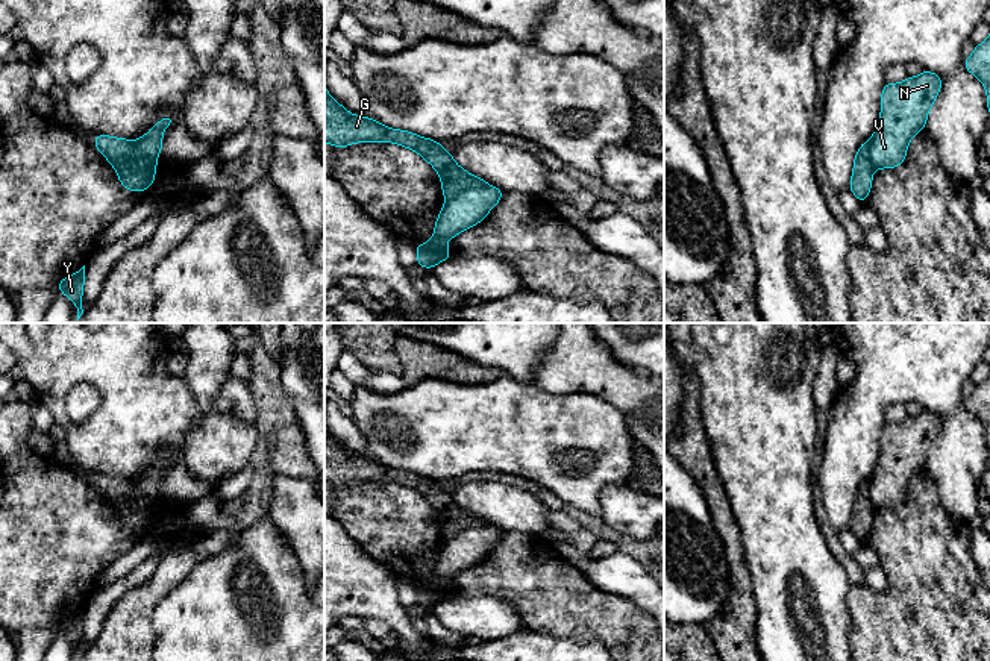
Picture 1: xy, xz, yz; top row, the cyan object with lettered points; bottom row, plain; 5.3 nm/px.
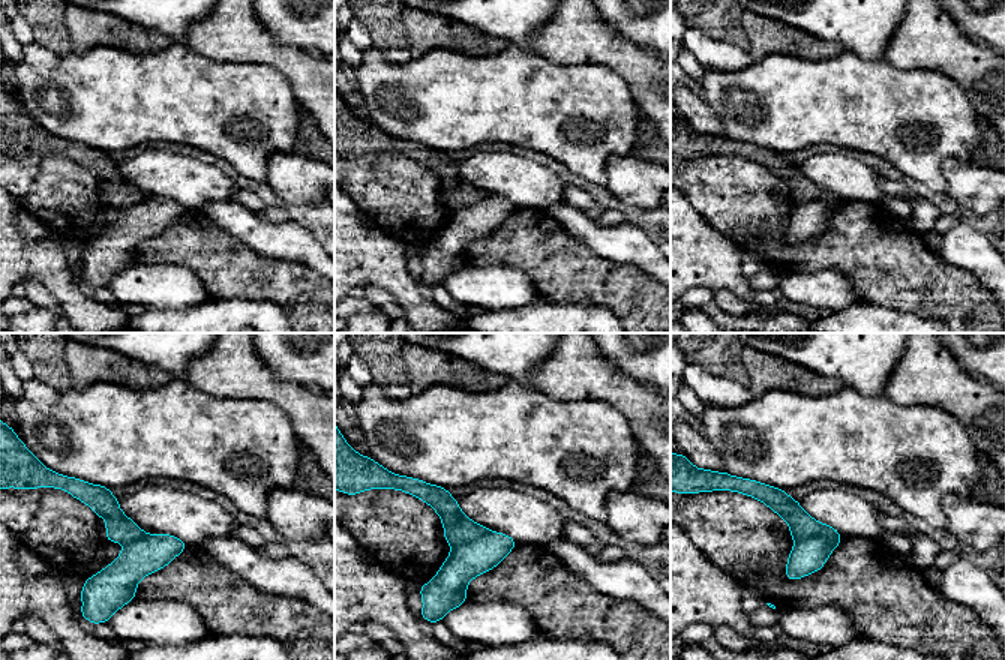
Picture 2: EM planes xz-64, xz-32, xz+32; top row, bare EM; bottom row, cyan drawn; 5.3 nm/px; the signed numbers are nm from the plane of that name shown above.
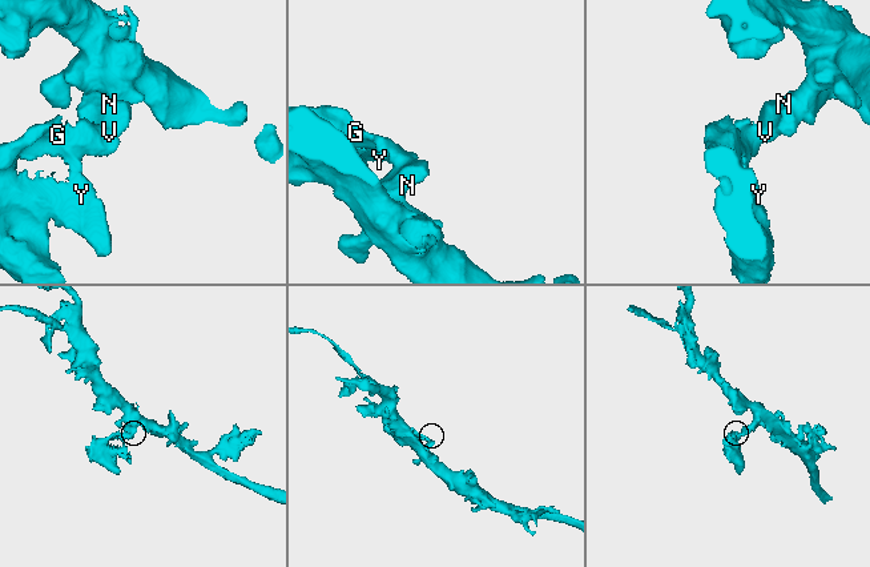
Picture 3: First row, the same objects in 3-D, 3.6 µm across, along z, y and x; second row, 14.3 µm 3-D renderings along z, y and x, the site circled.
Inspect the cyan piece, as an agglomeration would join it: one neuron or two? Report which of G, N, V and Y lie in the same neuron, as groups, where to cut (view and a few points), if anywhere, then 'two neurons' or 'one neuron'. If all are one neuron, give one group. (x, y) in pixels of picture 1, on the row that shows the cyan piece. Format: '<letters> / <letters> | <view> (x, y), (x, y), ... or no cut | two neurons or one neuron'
G Y / N V | xz (487, 184), (466, 188), (446, 199) | two neurons

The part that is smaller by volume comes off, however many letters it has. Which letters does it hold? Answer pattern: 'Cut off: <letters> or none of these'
Cut off: G, Y

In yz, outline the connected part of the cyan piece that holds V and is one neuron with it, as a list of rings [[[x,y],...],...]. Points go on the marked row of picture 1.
[[[926,70],[901,83],[884,85],[881,117],[869,141],[873,168],[896,168],[904,162],[910,139],[925,129],[940,88],[941,77]]]

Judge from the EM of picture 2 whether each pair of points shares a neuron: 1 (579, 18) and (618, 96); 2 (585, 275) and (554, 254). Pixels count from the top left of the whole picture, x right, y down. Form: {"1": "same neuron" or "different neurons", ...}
{"1": "different neurons", "2": "same neuron"}

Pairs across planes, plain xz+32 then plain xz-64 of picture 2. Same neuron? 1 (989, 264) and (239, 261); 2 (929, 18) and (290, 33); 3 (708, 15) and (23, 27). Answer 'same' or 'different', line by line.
1: different
2: different
3: different

